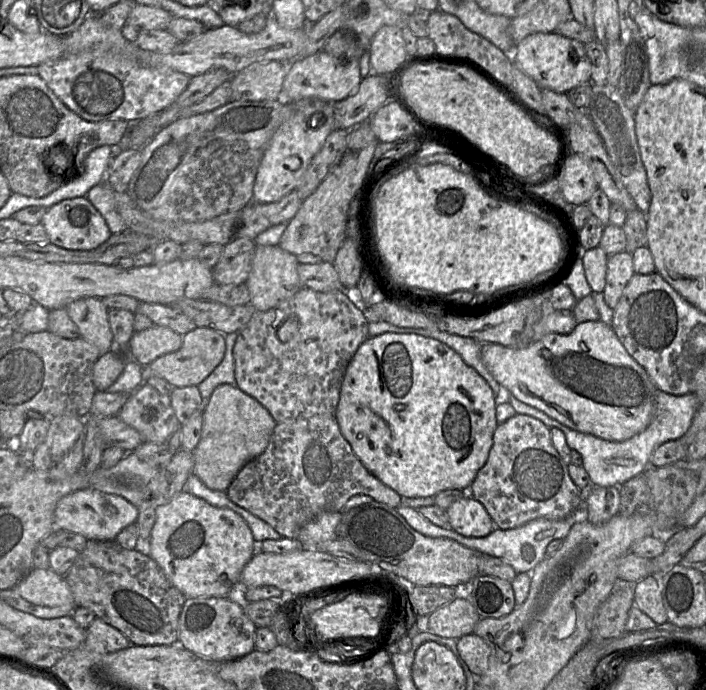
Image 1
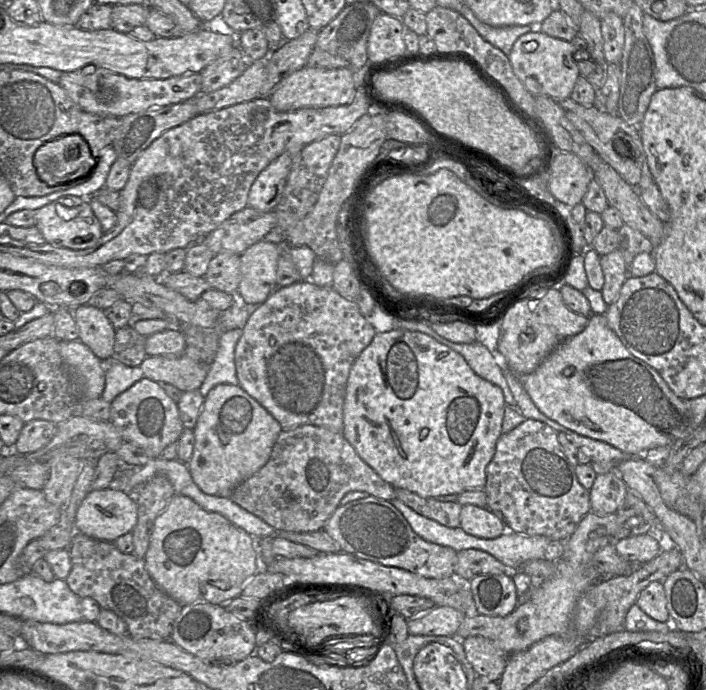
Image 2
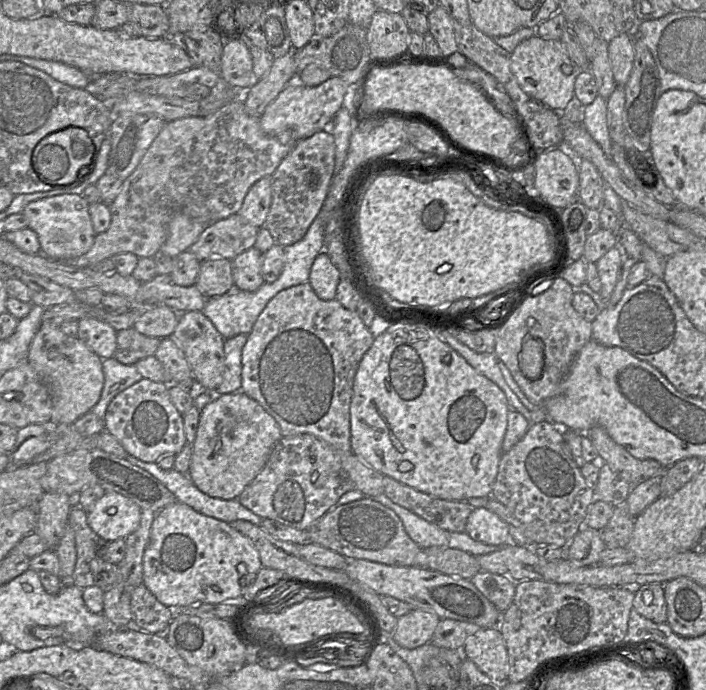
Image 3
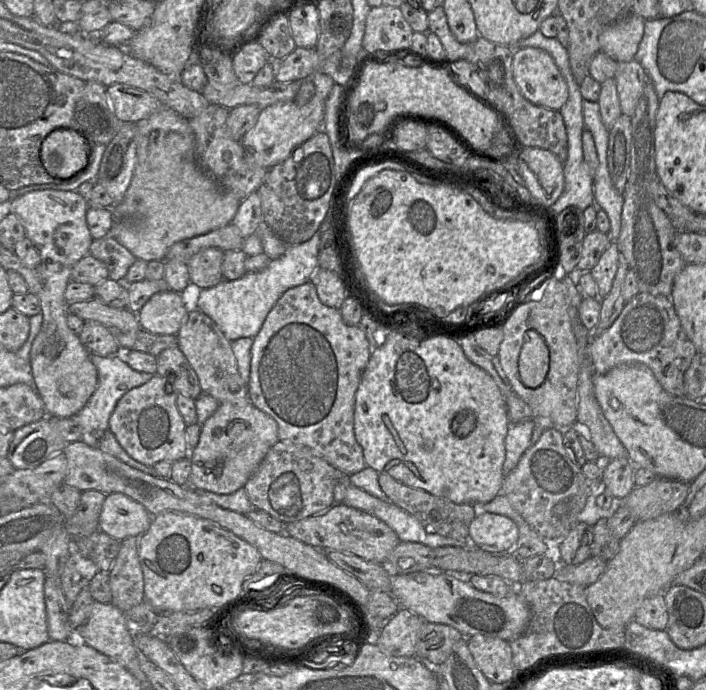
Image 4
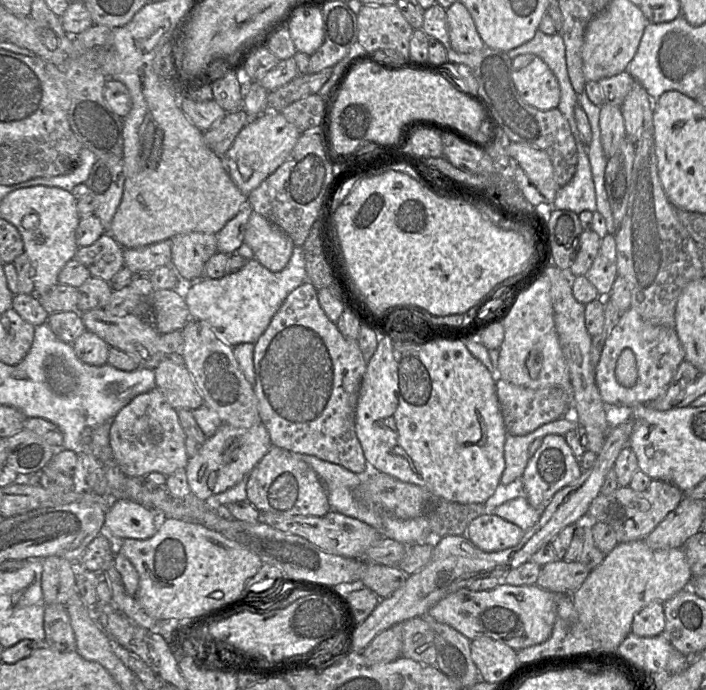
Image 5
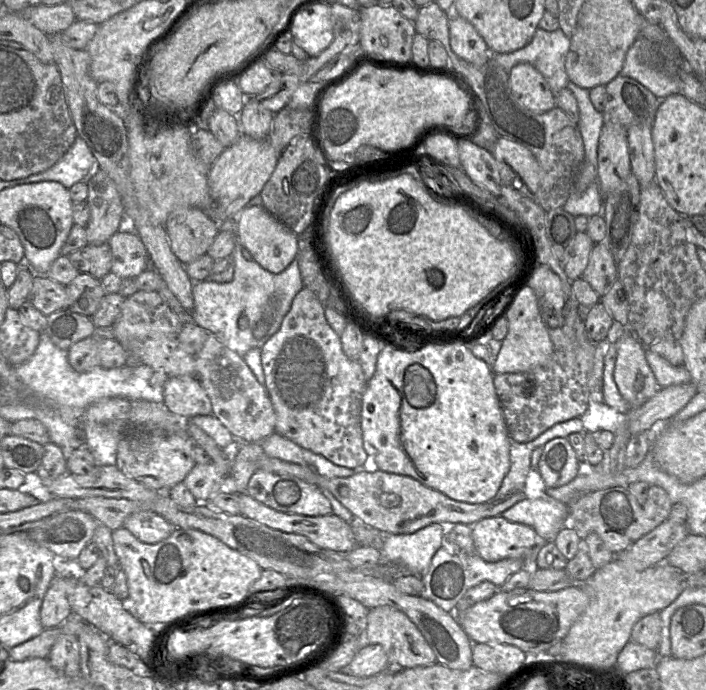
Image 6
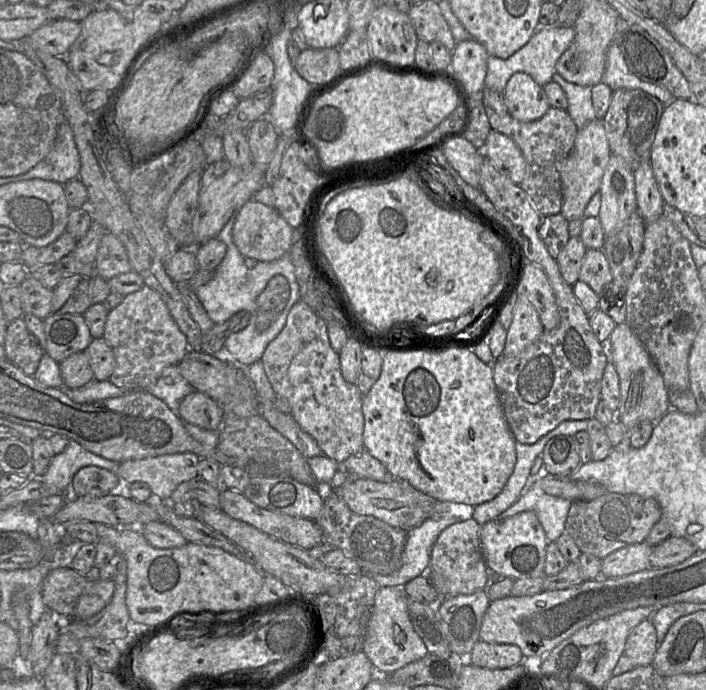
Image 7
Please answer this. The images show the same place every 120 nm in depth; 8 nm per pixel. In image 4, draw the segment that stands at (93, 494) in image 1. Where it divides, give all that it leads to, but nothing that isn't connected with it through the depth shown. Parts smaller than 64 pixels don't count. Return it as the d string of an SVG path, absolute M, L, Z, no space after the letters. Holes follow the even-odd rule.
M122 493L108 494L99 516L99 530L114 539L142 536L150 527L152 515L147 509Z

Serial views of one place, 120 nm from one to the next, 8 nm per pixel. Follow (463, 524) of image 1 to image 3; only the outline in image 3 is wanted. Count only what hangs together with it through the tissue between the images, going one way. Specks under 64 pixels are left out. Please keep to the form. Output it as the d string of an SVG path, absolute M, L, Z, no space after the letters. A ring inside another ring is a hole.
M475 508L469 515L465 532L475 541L504 546L511 542L508 525L486 508Z

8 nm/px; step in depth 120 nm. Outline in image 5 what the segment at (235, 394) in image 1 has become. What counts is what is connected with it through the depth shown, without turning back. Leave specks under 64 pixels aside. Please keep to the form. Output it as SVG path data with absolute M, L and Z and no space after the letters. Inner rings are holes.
M263 423L248 429L222 424L217 432L200 446L197 454L188 460L185 469L192 495L207 501L235 486L245 475L250 475L271 447L270 436Z

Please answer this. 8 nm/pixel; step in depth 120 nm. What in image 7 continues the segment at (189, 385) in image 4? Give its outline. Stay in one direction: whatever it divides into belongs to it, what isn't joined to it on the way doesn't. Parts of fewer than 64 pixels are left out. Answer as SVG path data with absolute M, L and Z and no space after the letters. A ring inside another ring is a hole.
M197 390L181 401L178 416L183 422L212 431L219 431L224 421L221 405Z

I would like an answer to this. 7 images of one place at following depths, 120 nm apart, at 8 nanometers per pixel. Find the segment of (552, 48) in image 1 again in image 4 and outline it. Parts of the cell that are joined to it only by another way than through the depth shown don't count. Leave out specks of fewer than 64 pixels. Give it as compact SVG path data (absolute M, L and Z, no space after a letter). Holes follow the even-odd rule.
M536 47L519 48L512 58L513 78L531 103L559 111L568 100L568 85L553 58Z

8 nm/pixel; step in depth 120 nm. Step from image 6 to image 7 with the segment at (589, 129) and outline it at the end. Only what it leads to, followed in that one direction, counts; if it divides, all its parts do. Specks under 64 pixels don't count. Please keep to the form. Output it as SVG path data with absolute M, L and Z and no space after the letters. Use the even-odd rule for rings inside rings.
M557 72L552 81L561 86L568 100L567 112L574 121L578 130L591 121L597 119L593 104L590 86L580 86L565 80Z

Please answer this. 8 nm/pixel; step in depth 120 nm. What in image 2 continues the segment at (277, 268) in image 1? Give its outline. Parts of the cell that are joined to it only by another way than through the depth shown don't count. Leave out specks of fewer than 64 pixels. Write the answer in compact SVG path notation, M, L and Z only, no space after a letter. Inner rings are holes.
M259 241L255 243L240 255L241 281L236 296L242 303L247 305L261 305L268 299L268 297L275 289L283 288L283 287L277 287L278 257L279 257L279 246L274 243L265 241Z

